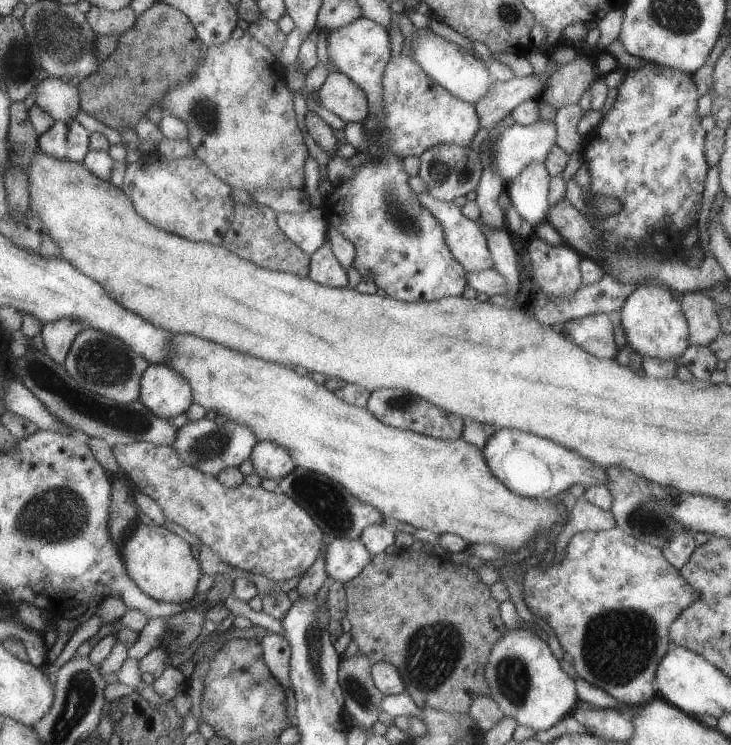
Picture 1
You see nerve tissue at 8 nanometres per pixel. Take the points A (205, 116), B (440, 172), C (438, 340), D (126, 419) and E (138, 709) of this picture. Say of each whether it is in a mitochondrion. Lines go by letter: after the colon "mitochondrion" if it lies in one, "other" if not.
A: mitochondrion
B: mitochondrion
C: other
D: mitochondrion
E: other

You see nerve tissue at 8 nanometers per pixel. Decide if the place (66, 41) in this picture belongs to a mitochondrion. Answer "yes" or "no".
yes

